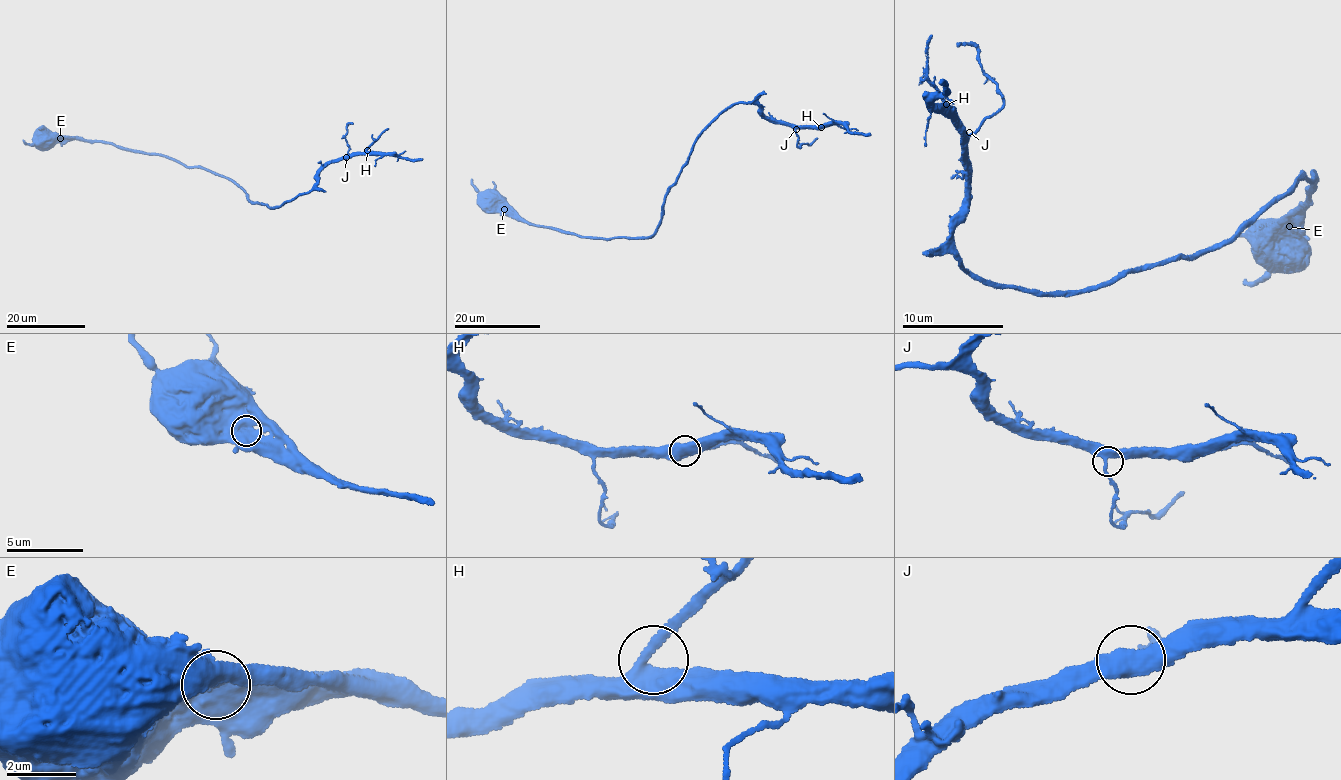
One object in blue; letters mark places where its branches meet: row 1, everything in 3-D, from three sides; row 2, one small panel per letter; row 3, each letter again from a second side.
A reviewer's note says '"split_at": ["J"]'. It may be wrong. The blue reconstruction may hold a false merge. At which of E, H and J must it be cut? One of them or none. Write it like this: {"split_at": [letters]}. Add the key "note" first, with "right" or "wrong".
{"note": "wrong", "split_at": []}

